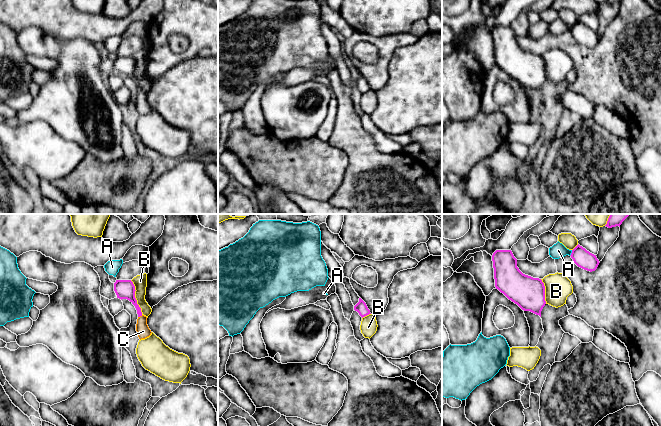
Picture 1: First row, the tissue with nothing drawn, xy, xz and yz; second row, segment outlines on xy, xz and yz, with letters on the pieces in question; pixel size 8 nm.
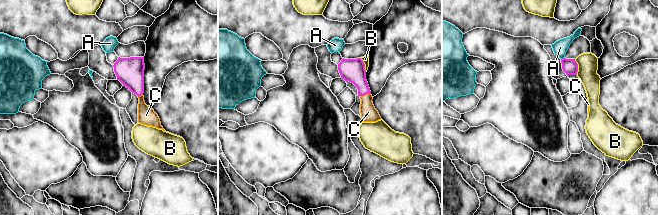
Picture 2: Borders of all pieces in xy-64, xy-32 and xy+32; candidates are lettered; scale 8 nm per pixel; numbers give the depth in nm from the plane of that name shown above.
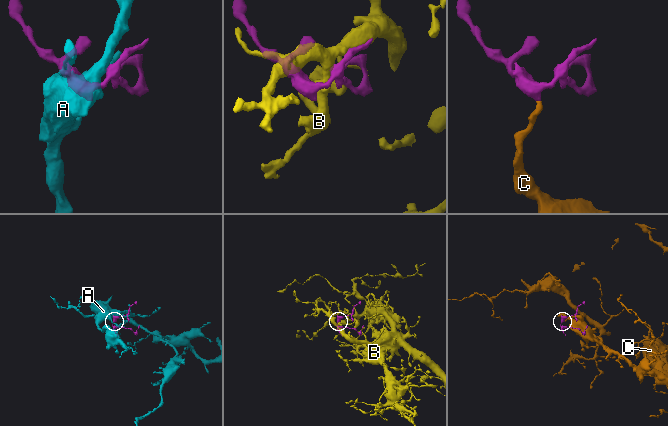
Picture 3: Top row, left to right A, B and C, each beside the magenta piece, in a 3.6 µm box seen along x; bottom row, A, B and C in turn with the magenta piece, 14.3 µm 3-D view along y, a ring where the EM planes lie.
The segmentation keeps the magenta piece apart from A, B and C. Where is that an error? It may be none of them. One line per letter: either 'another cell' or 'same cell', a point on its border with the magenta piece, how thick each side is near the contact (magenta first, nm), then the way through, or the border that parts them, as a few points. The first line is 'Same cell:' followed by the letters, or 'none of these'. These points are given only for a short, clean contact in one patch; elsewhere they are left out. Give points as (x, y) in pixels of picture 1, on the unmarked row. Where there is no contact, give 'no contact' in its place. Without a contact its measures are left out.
Same cell: C
A: another cell; contact yz (571, 29); calibres 150 and 120 nm; border yz (572, 26), (569, 31)
B: another cell; contact xy (134, 73); calibres 160 and 110 nm
C: same cell; contact xy (140, 91); calibres 160 and 110 nm; way xy (124, 65), (134, 77), (140, 91), (143, 107)

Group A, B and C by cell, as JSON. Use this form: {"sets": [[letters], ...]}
{"sets": [["A"], ["B"], ["C"]]}

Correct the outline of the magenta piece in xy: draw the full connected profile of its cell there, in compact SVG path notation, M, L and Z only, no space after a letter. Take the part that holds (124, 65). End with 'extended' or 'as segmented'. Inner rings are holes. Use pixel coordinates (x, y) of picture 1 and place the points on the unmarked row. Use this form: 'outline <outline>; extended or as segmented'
outline M116 56L114 59L114 67L119 75L129 76L136 84L138 95L136 100L136 107L139 115L145 115L151 111L151 106L147 101L147 93L141 88L141 84L137 80L135 74L135 62L131 56Z; extended

